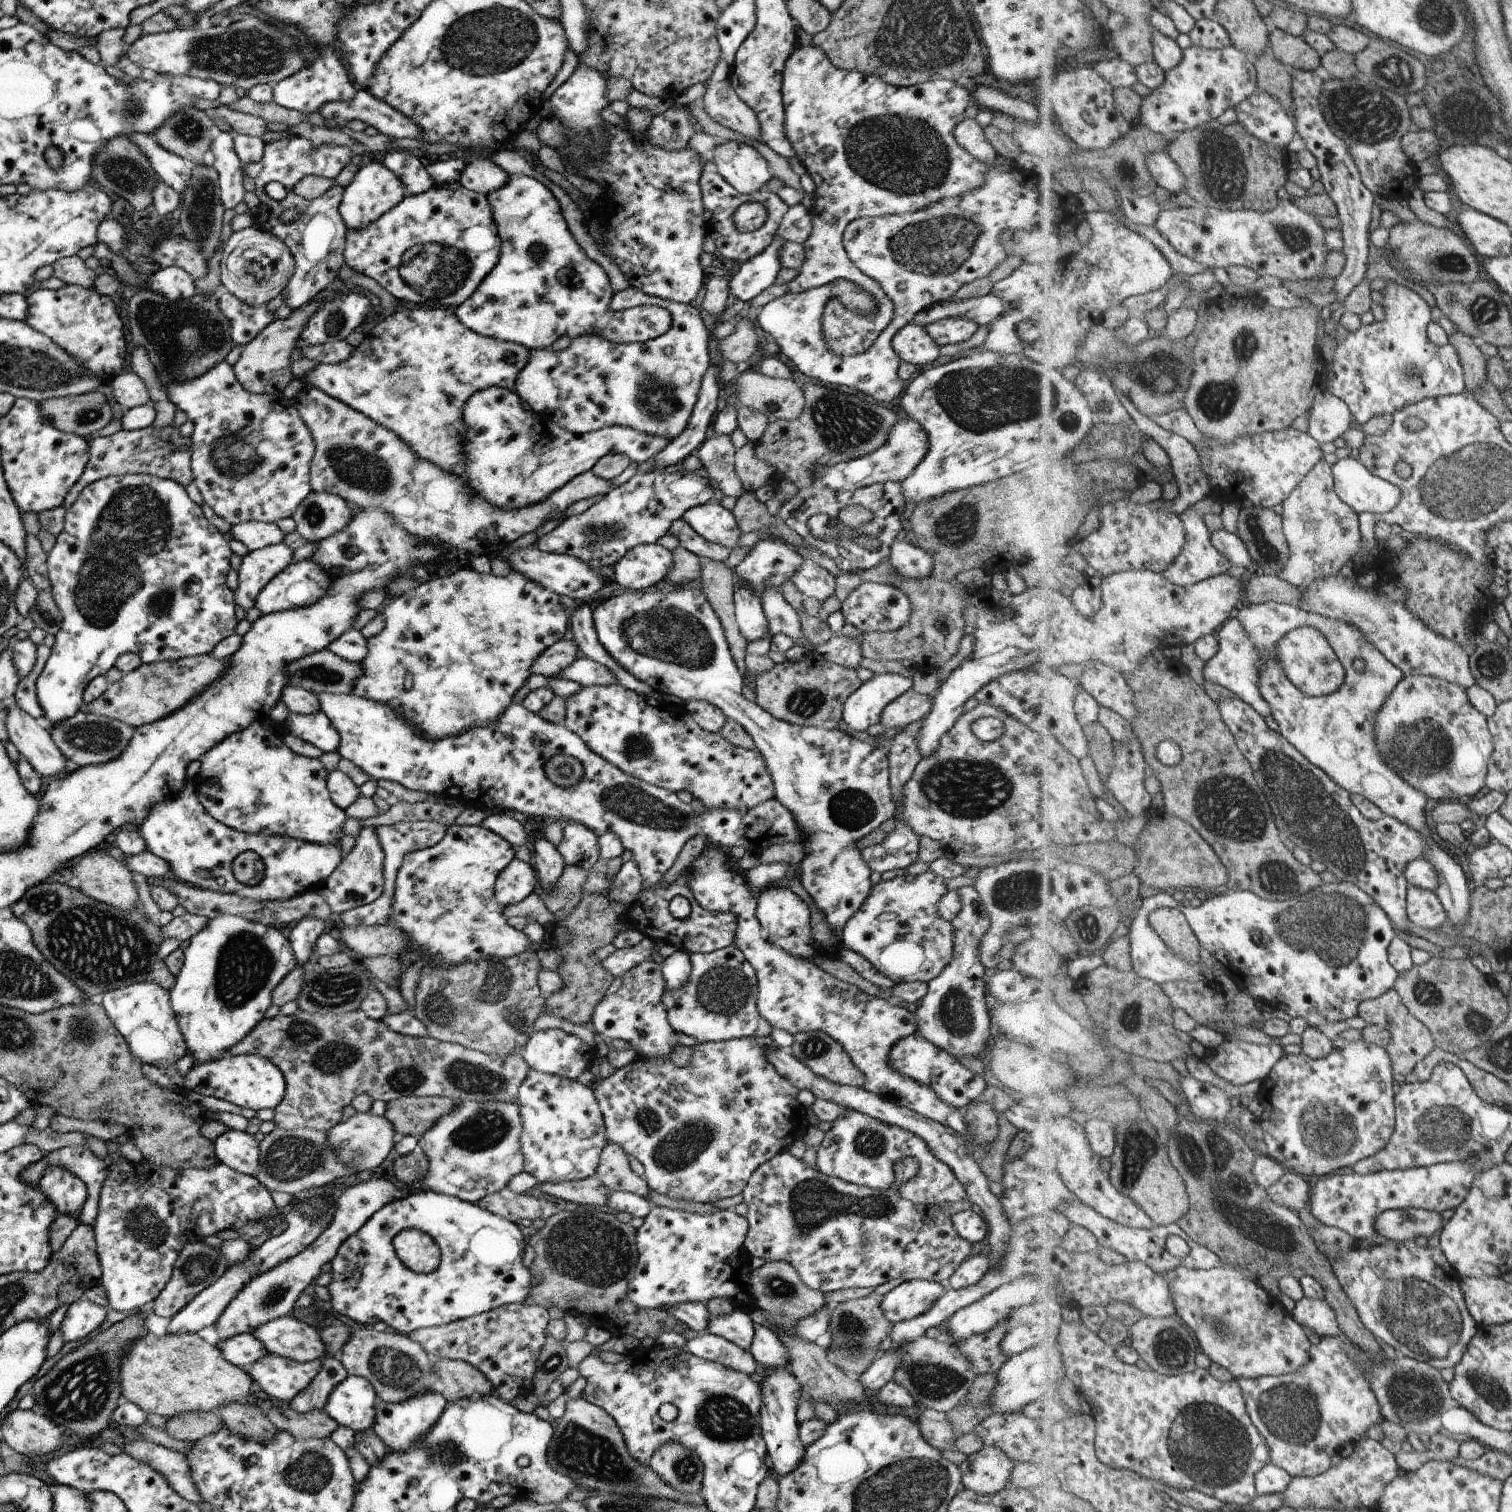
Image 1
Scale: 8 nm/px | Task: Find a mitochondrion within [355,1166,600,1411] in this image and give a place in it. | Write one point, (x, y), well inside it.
(394, 1368)

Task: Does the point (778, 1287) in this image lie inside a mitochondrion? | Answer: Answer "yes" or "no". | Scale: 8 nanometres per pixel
yes

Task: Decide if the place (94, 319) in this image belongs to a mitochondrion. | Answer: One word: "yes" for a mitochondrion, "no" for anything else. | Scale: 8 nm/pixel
no

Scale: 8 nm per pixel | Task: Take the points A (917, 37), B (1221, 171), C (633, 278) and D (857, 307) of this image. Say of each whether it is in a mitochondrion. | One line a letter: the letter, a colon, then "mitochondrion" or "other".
A: mitochondrion
B: mitochondrion
C: other
D: mitochondrion

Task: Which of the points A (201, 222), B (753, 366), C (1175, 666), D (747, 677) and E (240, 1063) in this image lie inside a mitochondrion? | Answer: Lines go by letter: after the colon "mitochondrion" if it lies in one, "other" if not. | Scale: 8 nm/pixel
A: mitochondrion
B: other
C: other
D: other
E: other

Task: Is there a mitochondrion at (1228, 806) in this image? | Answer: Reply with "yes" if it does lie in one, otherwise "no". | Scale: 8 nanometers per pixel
yes

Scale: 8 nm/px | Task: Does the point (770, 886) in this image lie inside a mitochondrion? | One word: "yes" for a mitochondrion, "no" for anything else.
no

